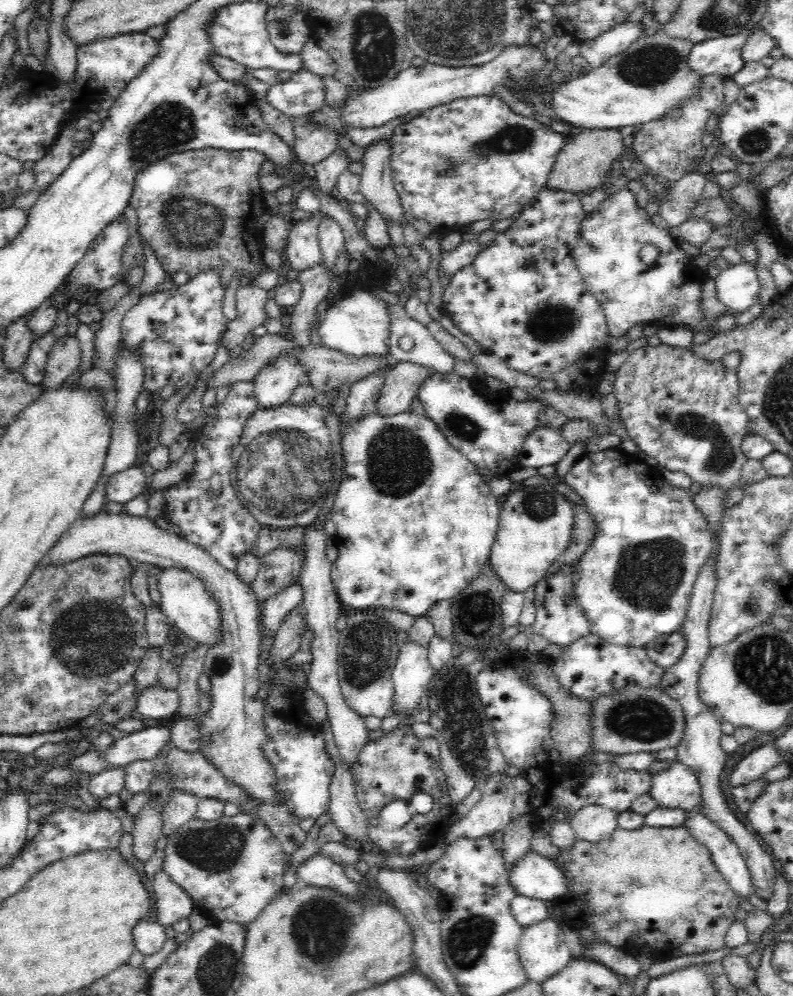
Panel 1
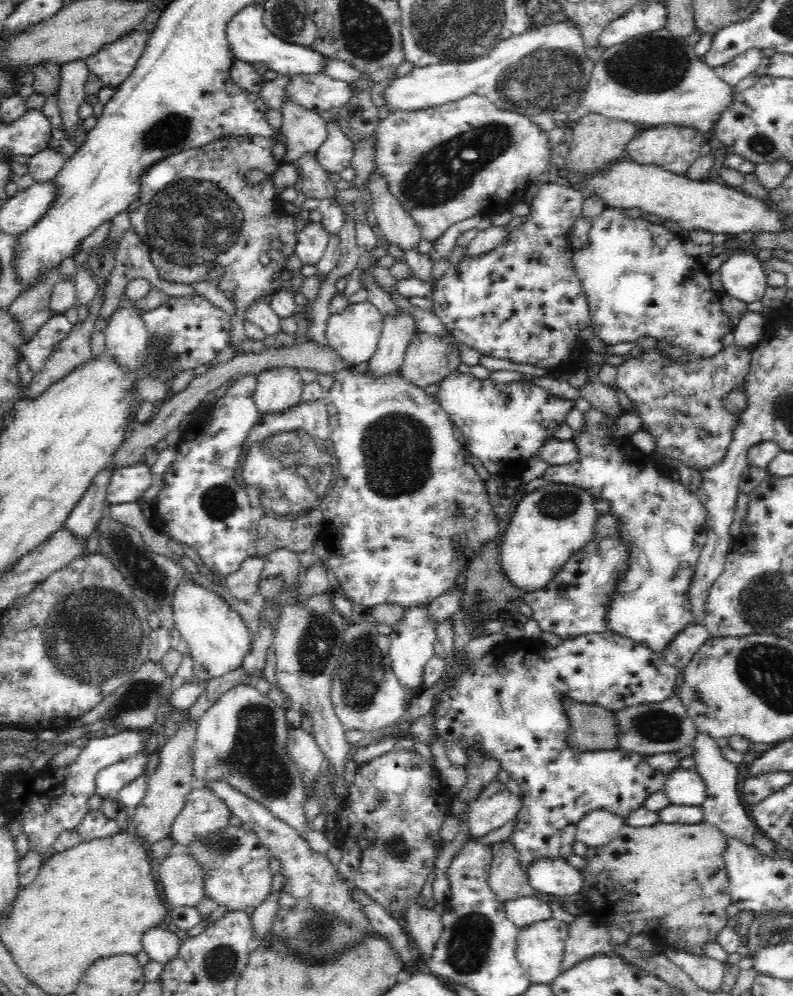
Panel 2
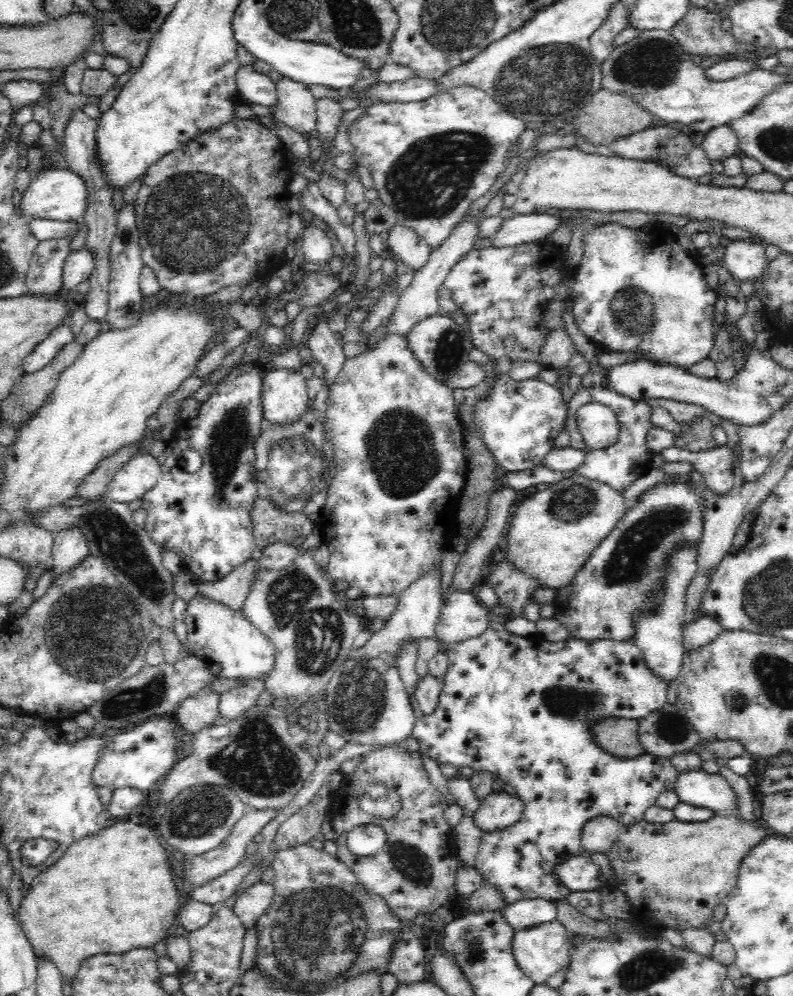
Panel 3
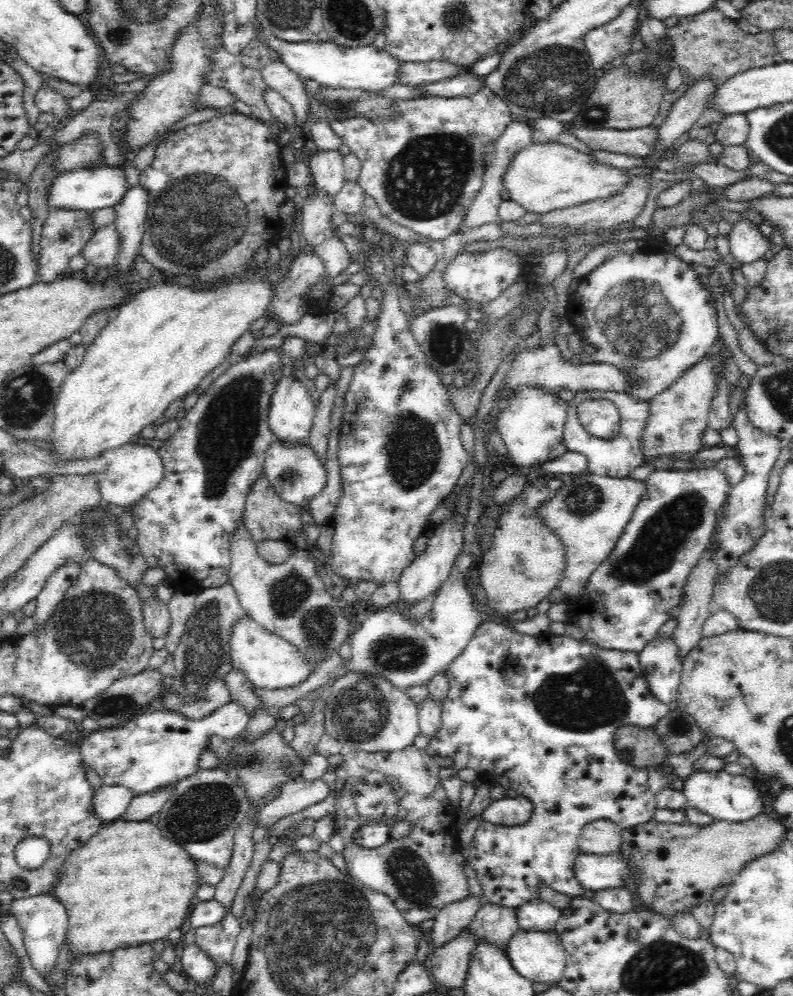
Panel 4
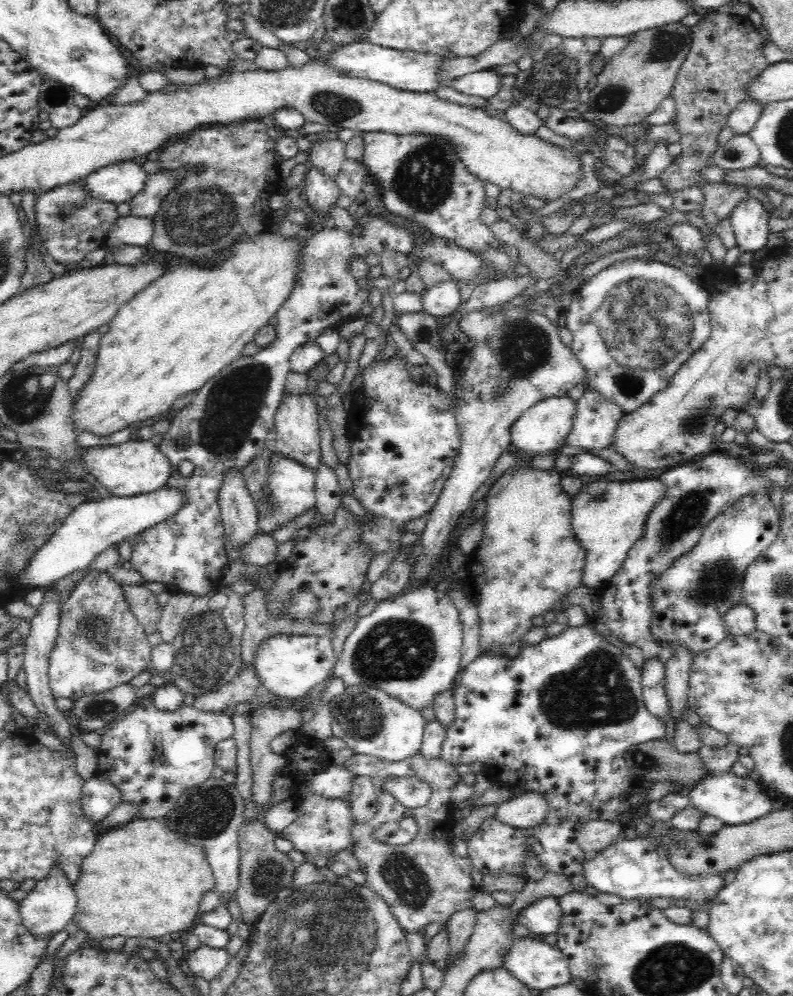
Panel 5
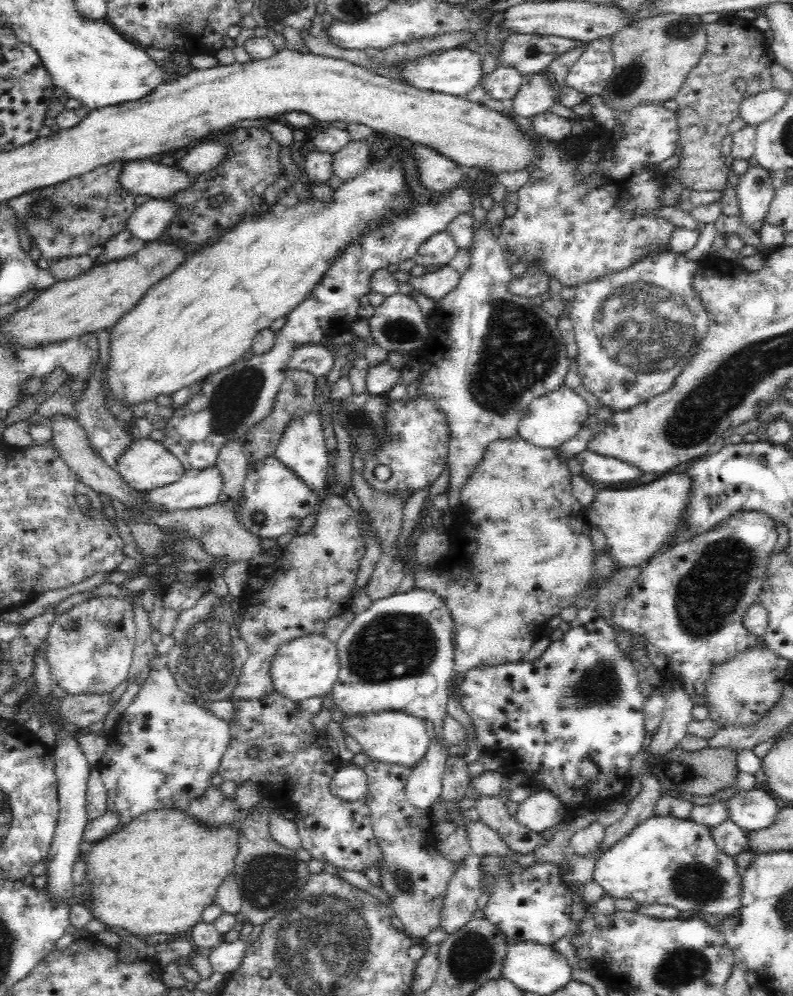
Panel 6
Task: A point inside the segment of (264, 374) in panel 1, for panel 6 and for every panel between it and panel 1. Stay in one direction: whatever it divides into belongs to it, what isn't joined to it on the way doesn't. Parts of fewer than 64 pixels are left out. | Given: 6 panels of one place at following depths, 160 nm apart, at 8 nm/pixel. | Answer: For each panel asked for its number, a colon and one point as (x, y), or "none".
2: (277, 389)
3: (284, 396)
4: (291, 412)
5: (296, 425)
6: (301, 448)

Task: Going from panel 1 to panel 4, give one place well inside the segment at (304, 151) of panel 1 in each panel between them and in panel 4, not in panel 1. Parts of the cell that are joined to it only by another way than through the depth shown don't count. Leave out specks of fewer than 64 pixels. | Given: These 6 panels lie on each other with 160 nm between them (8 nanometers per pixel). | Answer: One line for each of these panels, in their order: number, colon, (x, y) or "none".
2: (304, 131)
3: (295, 107)
4: (276, 75)

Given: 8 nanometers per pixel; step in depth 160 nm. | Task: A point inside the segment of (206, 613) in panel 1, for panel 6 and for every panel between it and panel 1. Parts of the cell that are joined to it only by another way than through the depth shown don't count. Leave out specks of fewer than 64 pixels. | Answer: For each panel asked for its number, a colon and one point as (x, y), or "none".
2: (219, 641)
3: (223, 640)
4: (267, 661)
5: (288, 666)
6: (306, 668)

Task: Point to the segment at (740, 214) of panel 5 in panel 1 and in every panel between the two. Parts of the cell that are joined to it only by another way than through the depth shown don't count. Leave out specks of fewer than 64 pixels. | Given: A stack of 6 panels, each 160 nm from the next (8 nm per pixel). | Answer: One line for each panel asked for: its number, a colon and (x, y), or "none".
1: (737, 287)
2: (744, 277)
3: (745, 261)
4: (746, 244)

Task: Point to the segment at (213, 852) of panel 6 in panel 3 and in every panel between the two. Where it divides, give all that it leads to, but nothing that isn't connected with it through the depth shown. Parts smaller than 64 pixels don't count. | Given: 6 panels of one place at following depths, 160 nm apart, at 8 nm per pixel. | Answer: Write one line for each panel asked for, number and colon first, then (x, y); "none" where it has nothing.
3: (66, 918)
4: (127, 885)
5: (141, 879)

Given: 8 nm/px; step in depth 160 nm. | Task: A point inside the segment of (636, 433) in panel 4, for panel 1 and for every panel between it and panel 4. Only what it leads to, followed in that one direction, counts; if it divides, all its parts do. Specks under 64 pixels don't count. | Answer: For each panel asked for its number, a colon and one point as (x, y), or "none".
1: (634, 581)
2: (664, 525)
3: (619, 465)

